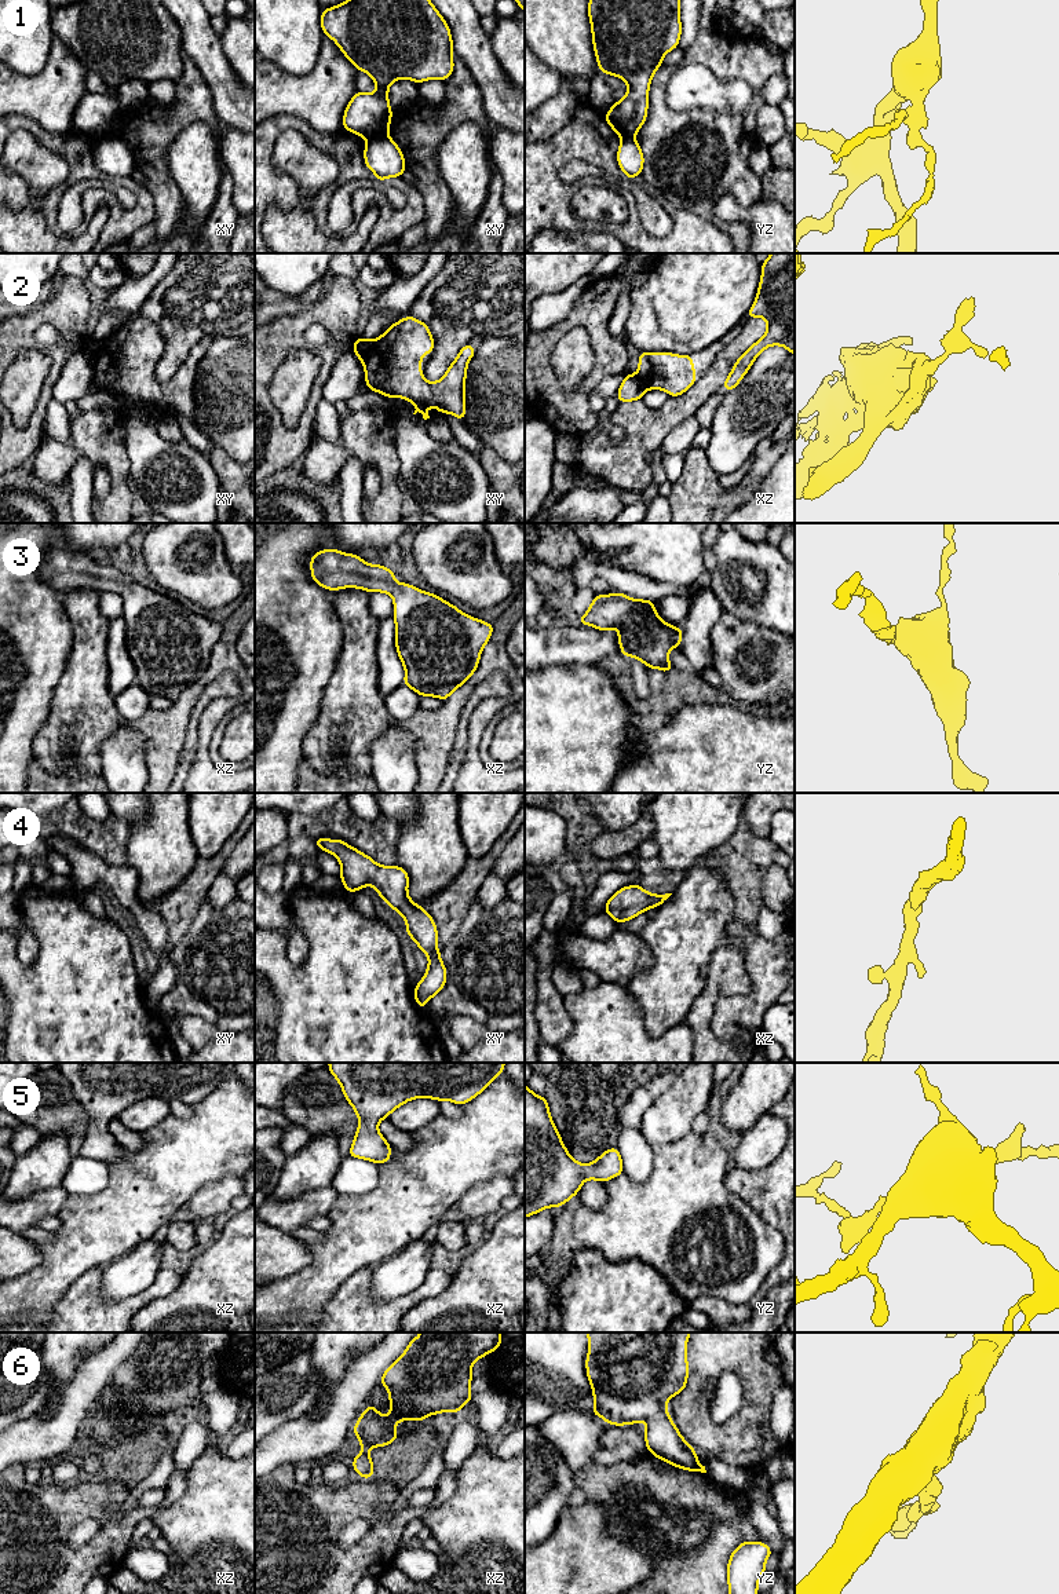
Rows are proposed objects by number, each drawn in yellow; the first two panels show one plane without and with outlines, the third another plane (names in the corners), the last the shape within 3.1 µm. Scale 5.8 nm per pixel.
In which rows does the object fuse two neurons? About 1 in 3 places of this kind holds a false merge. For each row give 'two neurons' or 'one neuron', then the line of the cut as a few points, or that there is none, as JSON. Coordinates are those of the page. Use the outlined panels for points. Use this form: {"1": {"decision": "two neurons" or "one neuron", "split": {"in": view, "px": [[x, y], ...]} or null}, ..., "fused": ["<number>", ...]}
{"1": {"decision": "two neurons", "split": {"in": "xy", "px": [[386, 134], [368, 139]]}}, "2": {"decision": "two neurons", "split": {"in": "xy", "px": [[371, 342], [369, 351], [361, 361]]}}, "3": {"decision": "one neuron", "split": null}, "4": {"decision": "one neuron", "split": null}, "5": {"decision": "one neuron", "split": null}, "6": {"decision": "one neuron", "split": null}, "fused": ["1", "2"]}

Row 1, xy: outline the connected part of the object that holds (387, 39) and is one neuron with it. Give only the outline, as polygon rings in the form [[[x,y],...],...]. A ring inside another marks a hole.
[[[347,0],[322,10],[321,28],[355,66],[370,76],[377,91],[357,92],[348,102],[343,128],[365,139],[390,132],[392,110],[388,87],[398,78],[416,84],[426,80],[448,80],[453,73],[453,41],[450,29],[430,0]]]

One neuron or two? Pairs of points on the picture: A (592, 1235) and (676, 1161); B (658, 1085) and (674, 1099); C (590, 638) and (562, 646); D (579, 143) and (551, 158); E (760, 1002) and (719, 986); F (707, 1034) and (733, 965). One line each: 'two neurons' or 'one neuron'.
A: one neuron
B: two neurons
C: one neuron
D: one neuron
E: two neurons
F: one neuron

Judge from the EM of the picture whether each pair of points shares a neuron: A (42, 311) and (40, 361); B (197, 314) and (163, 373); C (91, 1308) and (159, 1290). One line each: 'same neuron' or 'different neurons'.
A: different neurons
B: same neuron
C: same neuron

